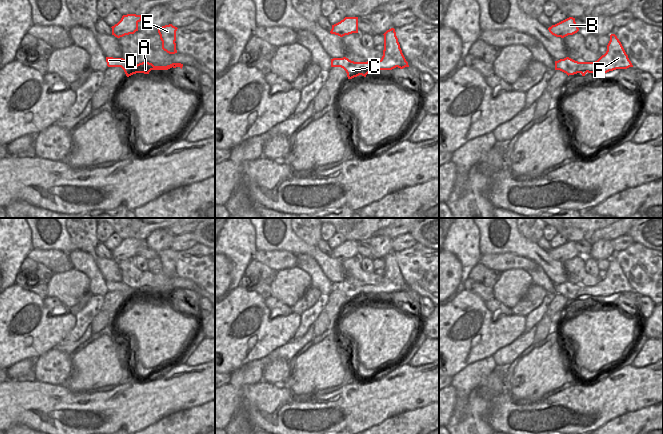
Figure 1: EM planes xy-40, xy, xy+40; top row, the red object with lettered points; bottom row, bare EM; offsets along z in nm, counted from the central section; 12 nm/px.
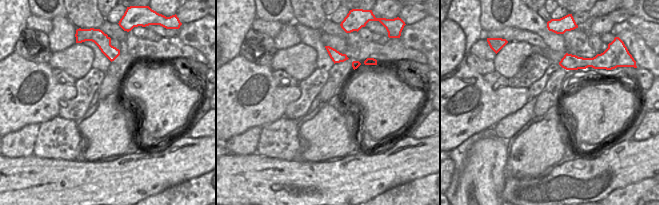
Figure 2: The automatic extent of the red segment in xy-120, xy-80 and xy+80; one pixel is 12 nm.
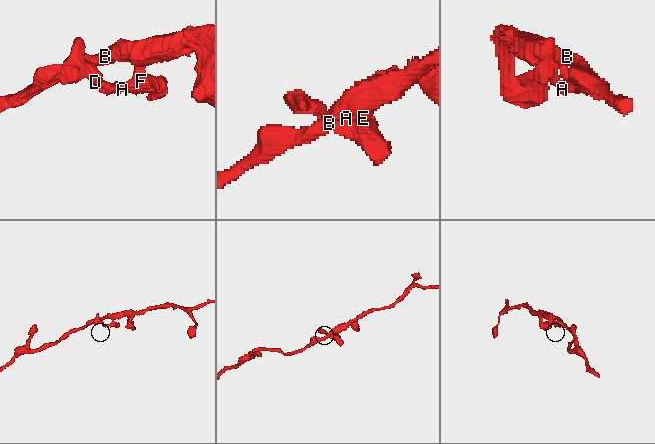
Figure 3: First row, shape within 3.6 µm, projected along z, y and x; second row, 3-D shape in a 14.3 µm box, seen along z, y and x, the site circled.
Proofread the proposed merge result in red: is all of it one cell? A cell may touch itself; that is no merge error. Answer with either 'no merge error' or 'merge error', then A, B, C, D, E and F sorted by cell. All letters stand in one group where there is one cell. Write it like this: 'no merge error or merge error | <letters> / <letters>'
no merge error | A B C D E F

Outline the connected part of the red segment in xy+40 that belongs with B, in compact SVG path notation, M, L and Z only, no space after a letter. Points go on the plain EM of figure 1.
M569 241L555 249L552 249L548 254L552 259L564 262L568 259L577 257L579 252L576 249L575 242Z

